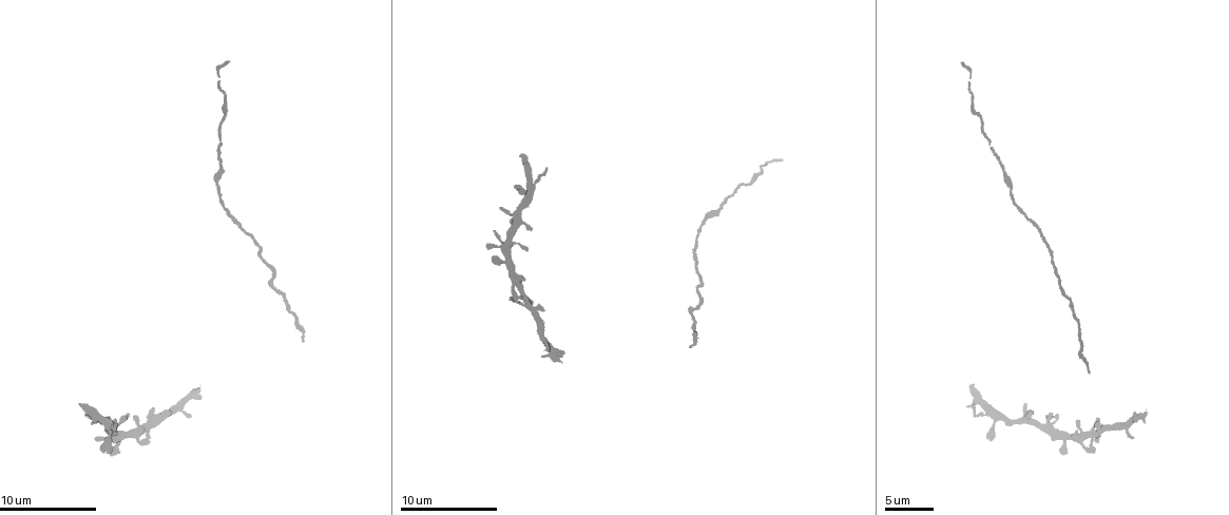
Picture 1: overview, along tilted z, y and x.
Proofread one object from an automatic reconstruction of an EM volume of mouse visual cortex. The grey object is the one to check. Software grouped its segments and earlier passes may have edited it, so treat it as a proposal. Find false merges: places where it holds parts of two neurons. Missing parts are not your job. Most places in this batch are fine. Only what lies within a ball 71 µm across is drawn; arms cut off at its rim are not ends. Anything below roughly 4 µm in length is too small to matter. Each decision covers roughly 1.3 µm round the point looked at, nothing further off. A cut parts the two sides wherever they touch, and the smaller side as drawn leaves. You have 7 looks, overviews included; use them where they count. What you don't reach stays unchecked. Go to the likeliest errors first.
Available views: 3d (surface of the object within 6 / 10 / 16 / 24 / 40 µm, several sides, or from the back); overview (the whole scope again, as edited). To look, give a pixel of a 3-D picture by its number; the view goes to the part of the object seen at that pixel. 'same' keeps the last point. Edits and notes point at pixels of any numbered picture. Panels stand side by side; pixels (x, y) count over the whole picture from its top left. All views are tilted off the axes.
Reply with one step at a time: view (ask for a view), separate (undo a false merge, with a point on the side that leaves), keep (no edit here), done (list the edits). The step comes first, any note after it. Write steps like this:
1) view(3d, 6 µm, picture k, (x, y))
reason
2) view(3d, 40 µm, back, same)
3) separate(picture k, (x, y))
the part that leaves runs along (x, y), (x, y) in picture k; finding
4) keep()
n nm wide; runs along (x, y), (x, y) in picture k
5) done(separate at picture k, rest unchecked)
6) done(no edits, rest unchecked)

view(3d, 10 µm, picture 1, (1063, 293))
calibre changes

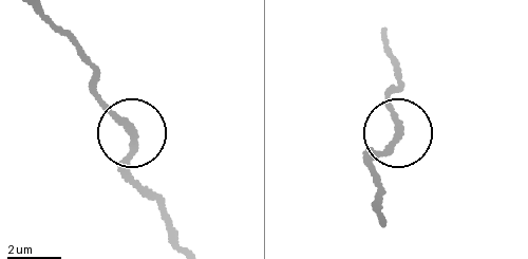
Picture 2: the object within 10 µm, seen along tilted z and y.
view(3d, 6 µm, picture 2, (132, 136))

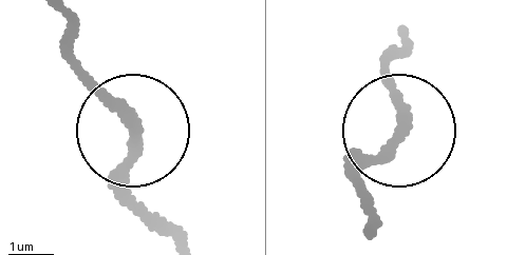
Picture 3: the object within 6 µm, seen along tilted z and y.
keep()
runs along (375, 228), (359, 165), (406, 118), (380, 59) in picture 3; continuous, no second neuron

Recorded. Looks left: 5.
view(3d, 10 µm, picture 1, (516, 218))

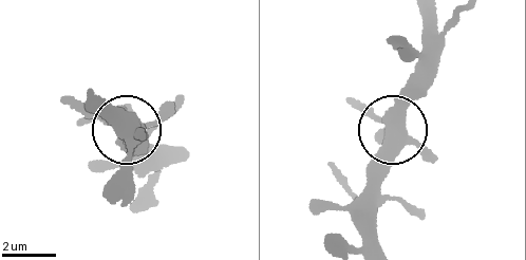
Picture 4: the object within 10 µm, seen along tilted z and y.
keep()
4 arms; all the same neuron

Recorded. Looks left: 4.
view(3d, 10 µm, picture 1, (1005, 176))
thick turns thin

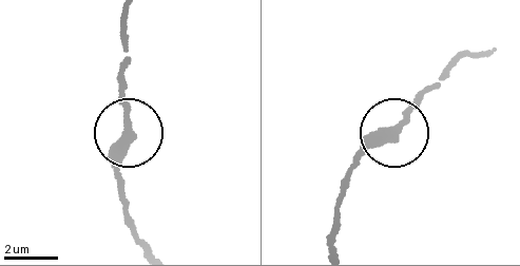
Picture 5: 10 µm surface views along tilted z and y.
view(3d, 10 µm, back, picture 5, (126, 124))
other side

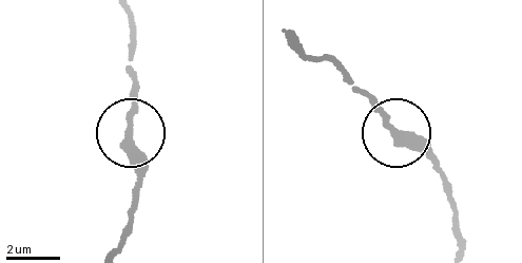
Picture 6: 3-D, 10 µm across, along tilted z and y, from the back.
keep()
runs along (456, 243), (434, 163), (395, 136), (374, 96) in picture 6; continuous, no second neuron

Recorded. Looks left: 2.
view(3d, 10 µm, picture 1, (224, 100))
sudden change in width

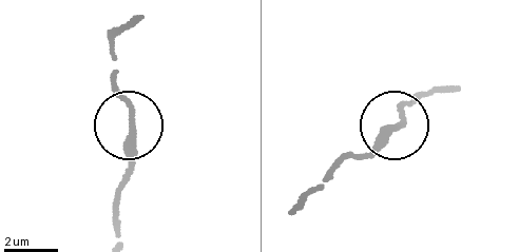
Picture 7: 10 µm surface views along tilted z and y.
keep()
one neuron here

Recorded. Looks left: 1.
done(no edits, rest unchecked)

